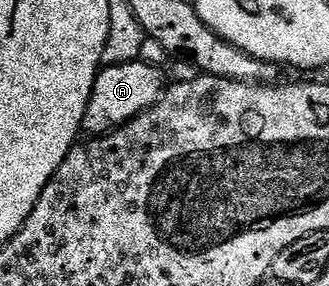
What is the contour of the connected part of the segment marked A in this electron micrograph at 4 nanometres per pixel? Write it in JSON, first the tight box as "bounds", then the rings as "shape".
{"bounds":[84,61,167,136],"shape":[[[144,61],[119,64],[114,67],[102,66],[97,72],[97,80],[91,93],[91,101],[87,105],[84,130],[90,136],[106,135],[121,127],[124,123],[130,123],[139,113],[143,113],[149,107],[153,107],[161,99],[161,93],[167,86],[167,80],[161,76],[157,67],[152,67]]]}

